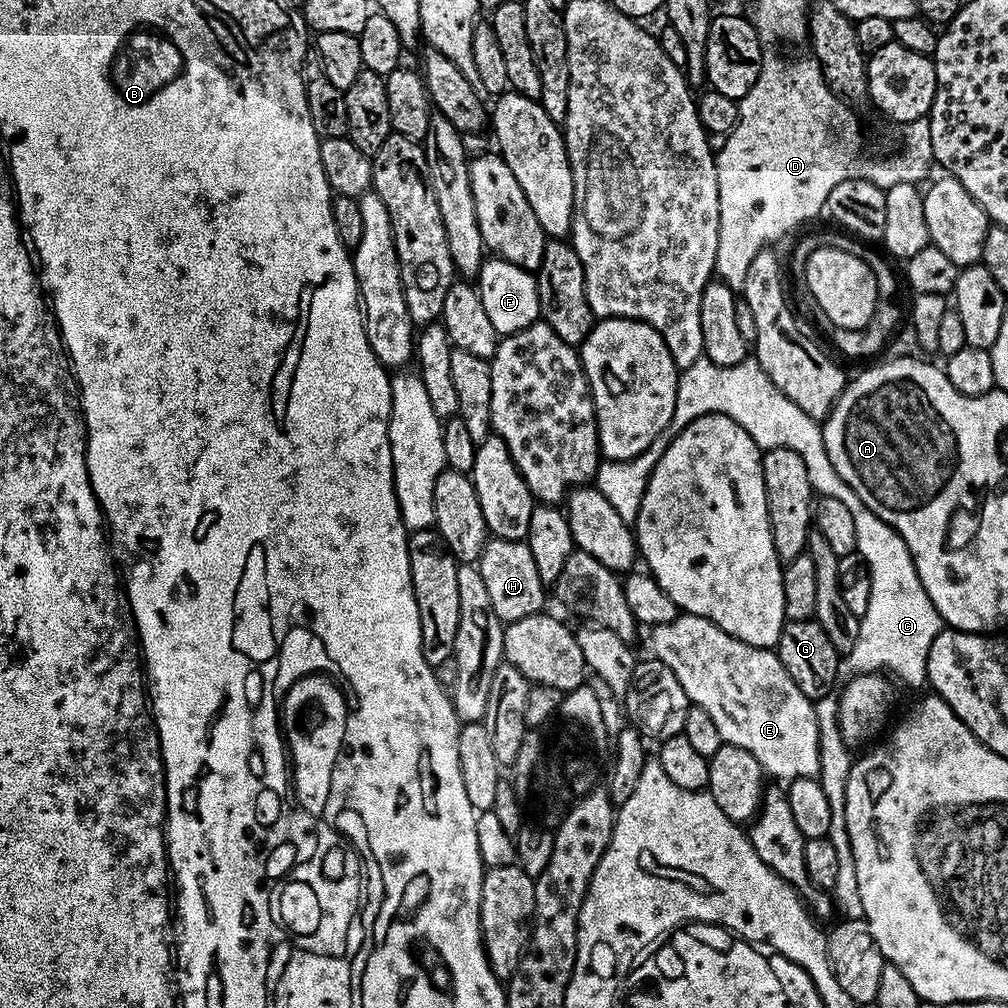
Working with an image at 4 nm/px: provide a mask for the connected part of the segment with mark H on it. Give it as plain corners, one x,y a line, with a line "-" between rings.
489,539
480,555
478,567
482,574
482,582
486,582
486,590
490,594
490,606
502,622
532,616
545,607
543,604
546,585
538,578
534,554
530,554
525,541

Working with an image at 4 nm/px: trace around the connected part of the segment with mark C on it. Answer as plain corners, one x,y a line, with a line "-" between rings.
701,358
695,360
688,368
683,369
676,377
674,414
662,430
662,434
658,434
658,438
654,438
654,442
650,442
650,446
634,458
629,460
601,459
600,464
596,467
594,486
600,491
602,498
606,498
606,502
610,502
610,506
614,506
614,510
618,513
618,518
622,518
622,522
626,522
629,526
635,525
638,510
642,504
642,494
646,490
646,486
650,482
650,474
654,470
654,466
658,466
658,458
662,458
666,446
670,446
672,439
687,424
694,422
700,416
715,412
734,418
734,422
738,422
738,426
742,426
746,430
746,434
750,434
750,438
754,438
754,442
761,450
789,448
797,452
801,456
802,462
806,462
806,474
810,474
810,486
813,493
817,497
838,498
838,502
843,502
850,509
851,516
854,517
854,531
858,537
856,551
862,554
862,558
866,558
866,562
870,566
872,589
870,590
870,606
866,606
866,614
860,617
858,642
854,642
854,650
843,653
840,661
840,676
851,678
857,674
891,673
897,681
900,679
902,683
909,684
912,688
925,687
928,679
930,642
934,642
934,638
940,633
942,621
934,602
930,602
930,598
918,578
918,570
914,566
914,558
910,554
906,542
889,524
882,522
882,518
878,518
878,514
871,512
866,506
866,502
862,502
862,498
858,498
858,494
854,494
854,490
850,490
850,486
846,486
846,482
842,482
842,478
838,478
838,470
834,470
834,466
830,462
830,454
826,454
823,427
817,421
812,420
810,414
798,410
798,406
794,406
794,402
790,402
790,398
786,398
776,389
774,382
770,382
770,378
760,369
760,364
755,358
743,360
734,366
718,366
706,358

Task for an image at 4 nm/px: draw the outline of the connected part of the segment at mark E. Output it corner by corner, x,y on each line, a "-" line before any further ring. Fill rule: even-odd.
680,614
672,622
653,627
650,634
652,648
656,651
653,652
655,659
670,666
670,670
674,670
674,678
682,682
682,690
686,690
689,701
702,706
702,710
706,710
706,714
714,718
718,734
722,734
724,743
750,750
750,754
758,758
765,773
769,777
777,776
780,782
819,777
820,743
816,705
806,698
806,694
802,694
802,690
798,690
798,686
794,686
794,678
786,674
786,666
782,666
773,649
750,646
726,634
726,630
722,630
714,622
691,614

